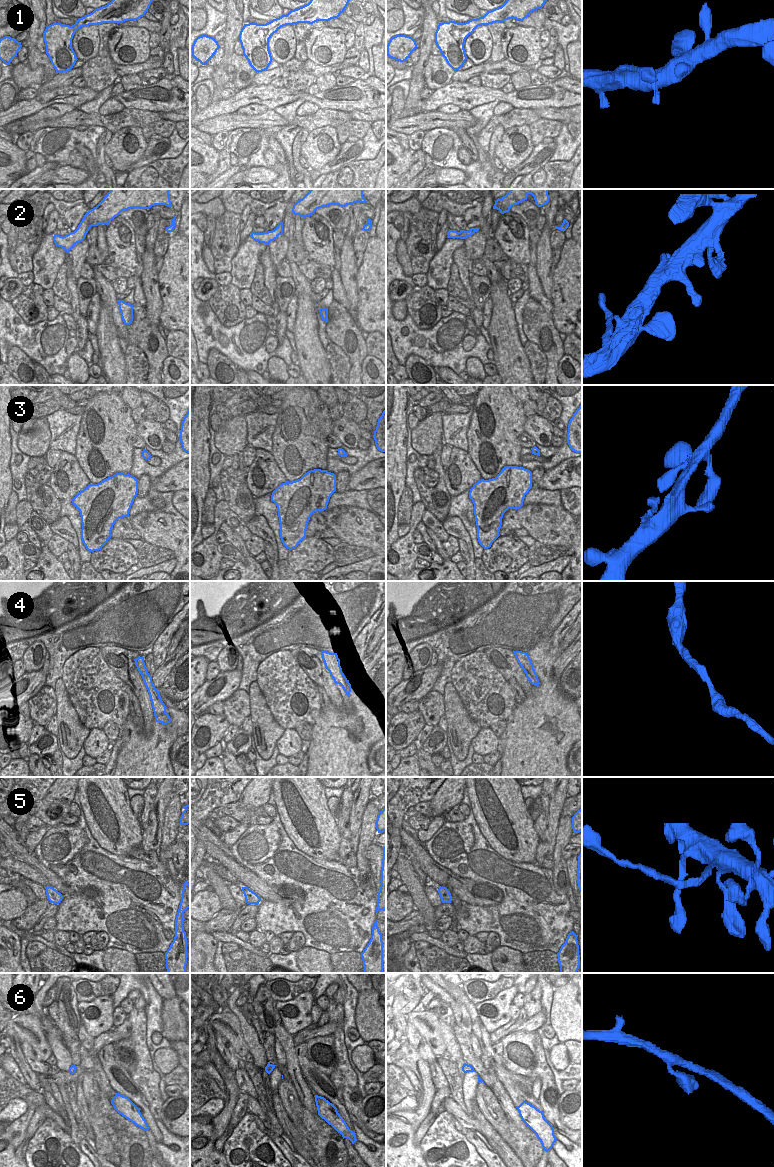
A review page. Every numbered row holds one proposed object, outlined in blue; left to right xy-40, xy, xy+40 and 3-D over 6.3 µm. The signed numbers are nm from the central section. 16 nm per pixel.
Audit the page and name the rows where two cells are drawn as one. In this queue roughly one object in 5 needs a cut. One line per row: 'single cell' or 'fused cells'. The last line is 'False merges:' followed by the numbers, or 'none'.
1: single cell
2: single cell
3: single cell
4: single cell
5: fused cells
6: single cell
False merges: 5

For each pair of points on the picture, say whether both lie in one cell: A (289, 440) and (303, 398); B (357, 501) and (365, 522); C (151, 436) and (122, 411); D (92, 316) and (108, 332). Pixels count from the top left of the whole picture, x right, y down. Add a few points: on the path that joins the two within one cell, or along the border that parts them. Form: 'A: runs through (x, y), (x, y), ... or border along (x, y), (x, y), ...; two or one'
A: runs through (299, 430), (302, 426), (302, 408); one
B: border along (335, 507), (357, 506), (365, 508), (375, 515); two
C: border along (135, 425), (137, 434); two
D: border along (101, 301), (95, 334); two

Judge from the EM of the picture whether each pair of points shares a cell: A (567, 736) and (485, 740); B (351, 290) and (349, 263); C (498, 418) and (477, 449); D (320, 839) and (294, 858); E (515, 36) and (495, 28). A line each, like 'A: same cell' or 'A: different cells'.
A: different cells
B: same cell
C: same cell
D: different cells
E: different cells

